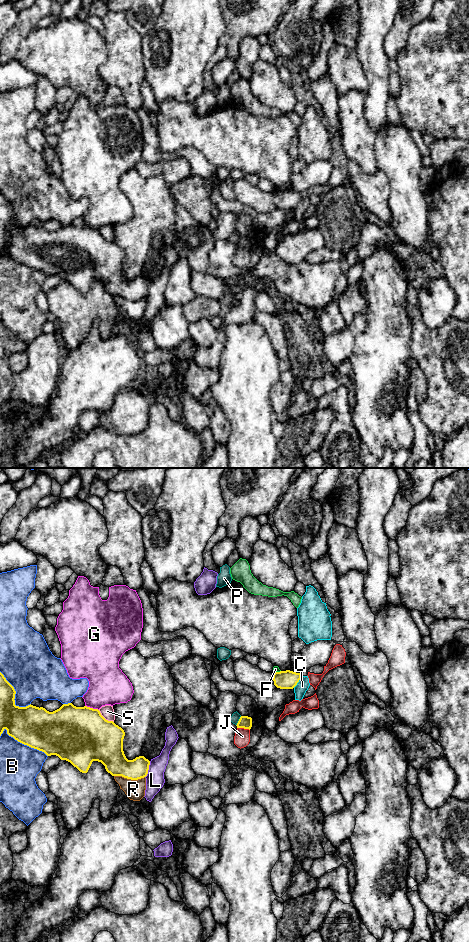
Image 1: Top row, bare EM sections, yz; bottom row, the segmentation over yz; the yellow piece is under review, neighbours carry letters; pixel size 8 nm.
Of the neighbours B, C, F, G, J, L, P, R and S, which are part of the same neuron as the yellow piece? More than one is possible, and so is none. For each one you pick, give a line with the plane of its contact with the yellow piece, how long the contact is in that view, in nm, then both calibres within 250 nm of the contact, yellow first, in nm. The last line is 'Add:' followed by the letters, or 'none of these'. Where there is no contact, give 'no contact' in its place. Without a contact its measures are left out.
Add: none of these

